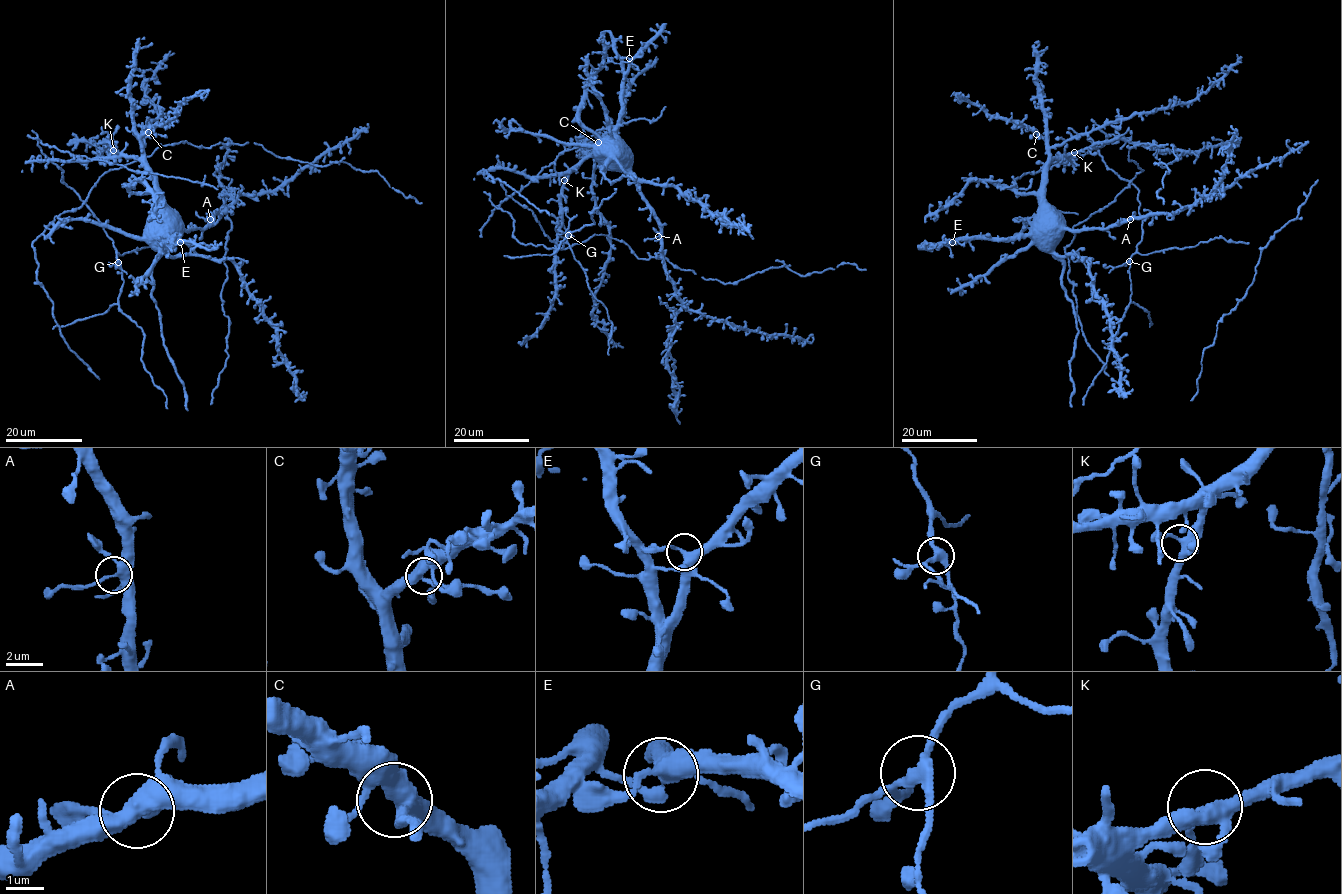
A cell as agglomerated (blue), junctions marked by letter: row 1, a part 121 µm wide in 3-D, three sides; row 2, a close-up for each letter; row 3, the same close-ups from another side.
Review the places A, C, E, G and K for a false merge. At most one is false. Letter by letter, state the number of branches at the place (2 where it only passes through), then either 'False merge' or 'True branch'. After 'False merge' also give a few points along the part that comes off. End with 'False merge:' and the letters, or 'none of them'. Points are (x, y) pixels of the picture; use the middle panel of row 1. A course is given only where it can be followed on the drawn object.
A: Branches: 4. True branch
C: Branches: 4. True branch
E: Branches: 4. True branch
G: Branches: 4. False merge. Course of the part to remove: (567, 235), (565, 230), (570, 219), (565, 211)
K: Branches: 4. True branch
False merge: G

